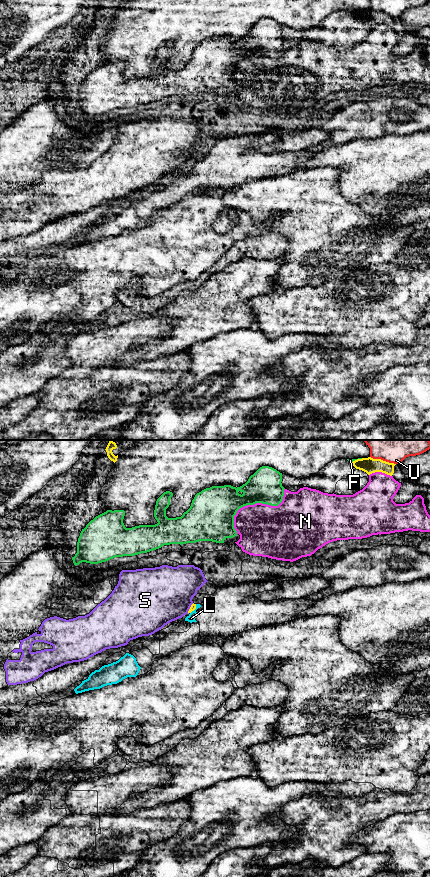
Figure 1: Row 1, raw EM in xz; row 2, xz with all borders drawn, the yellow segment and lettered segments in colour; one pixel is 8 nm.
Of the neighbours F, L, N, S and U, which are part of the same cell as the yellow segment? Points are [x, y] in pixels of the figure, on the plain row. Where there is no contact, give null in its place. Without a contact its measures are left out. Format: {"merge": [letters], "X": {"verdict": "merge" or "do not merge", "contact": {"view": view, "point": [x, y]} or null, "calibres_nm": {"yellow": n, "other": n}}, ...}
{"merge": [], "F": {"verdict": "do not merge", "contact": {"view": "xz", "point": [357, 11]}, "calibres_nm": {"yellow": 130, "other": 30}}, "L": {"verdict": "do not merge", "contact": {"view": "xz", "point": [194, 161]}, "calibres_nm": {"yellow": 50, "other": 60}}, "N": {"verdict": "do not merge", "contact": {"view": "xz", "point": [380, 23]}, "calibres_nm": {"yellow": 130, "other": 280}}, "S": {"verdict": "do not merge", "contact": {"view": "xz", "point": [190, 160]}, "calibres_nm": {"yellow": 50, "other": 460}}, "U": {"verdict": "do not merge", "contact": {"view": "xz", "point": [382, 12]}, "calibres_nm": {"yellow": 130, "other": 130}}}

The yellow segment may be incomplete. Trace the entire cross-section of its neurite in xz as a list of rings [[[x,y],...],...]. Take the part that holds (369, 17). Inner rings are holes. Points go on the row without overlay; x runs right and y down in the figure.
[[[371,9],[357,11],[352,14],[356,21],[366,24],[368,27],[375,24],[382,24],[392,28],[394,25],[394,18],[396,16],[383,13],[381,11],[373,11]]]

